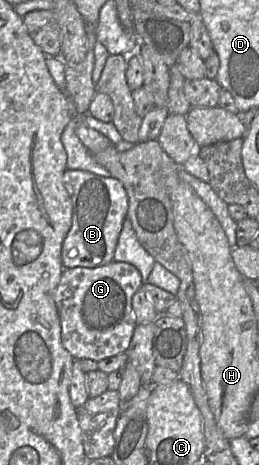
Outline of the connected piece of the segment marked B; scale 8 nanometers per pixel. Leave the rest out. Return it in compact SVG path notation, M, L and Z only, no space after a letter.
M70 169L64 172L63 183L72 199L72 223L62 245L64 268L95 268L112 262L128 211L128 196L124 186L111 176Z

